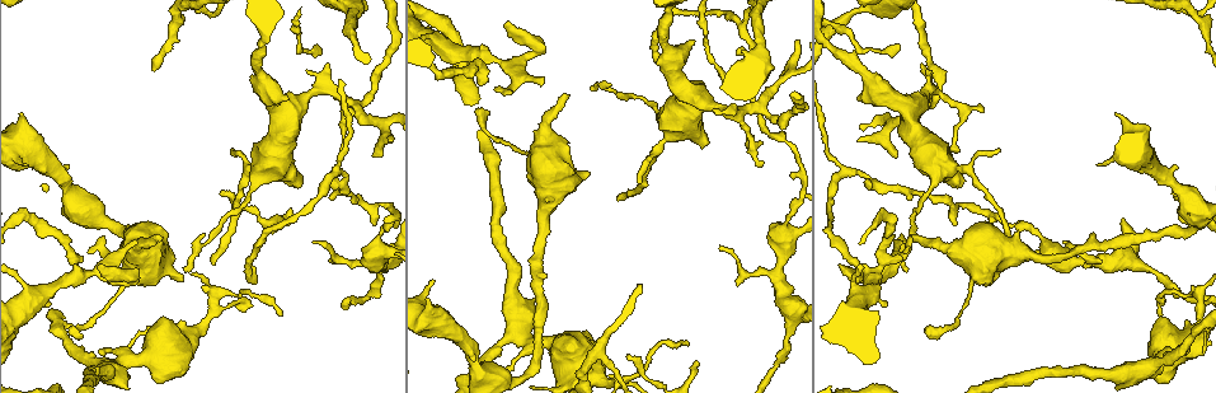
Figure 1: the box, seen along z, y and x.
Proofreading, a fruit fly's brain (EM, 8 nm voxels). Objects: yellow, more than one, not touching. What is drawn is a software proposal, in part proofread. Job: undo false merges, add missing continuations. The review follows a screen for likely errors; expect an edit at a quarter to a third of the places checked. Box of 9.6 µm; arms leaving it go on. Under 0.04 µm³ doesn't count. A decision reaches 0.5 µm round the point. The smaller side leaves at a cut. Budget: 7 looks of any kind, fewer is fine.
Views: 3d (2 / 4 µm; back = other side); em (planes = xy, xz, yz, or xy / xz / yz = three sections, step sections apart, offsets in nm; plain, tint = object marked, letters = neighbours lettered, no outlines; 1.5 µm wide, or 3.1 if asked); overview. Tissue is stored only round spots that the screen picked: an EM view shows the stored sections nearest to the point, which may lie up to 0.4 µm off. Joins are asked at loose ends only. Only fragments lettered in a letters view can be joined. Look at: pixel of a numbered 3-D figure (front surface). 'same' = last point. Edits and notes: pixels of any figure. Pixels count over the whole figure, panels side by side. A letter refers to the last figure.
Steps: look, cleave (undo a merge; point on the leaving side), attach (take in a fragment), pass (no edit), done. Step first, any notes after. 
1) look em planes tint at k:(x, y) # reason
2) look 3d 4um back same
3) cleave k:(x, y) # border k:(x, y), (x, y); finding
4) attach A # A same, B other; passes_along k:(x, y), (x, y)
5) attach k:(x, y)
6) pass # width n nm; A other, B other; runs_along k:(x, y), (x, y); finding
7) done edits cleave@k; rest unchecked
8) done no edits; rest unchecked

look 3d 4um at 1:(213, 264) # an open end

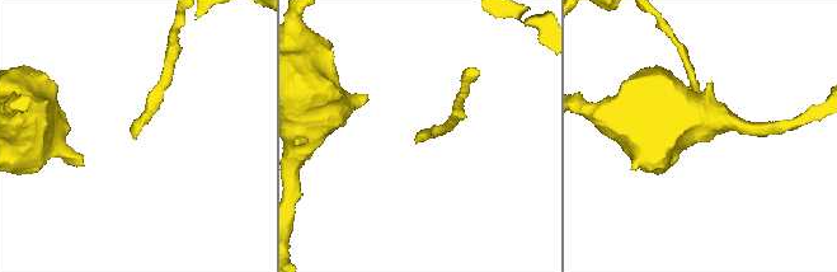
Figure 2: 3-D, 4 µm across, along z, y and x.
look em planes letters at 2:(131, 134)

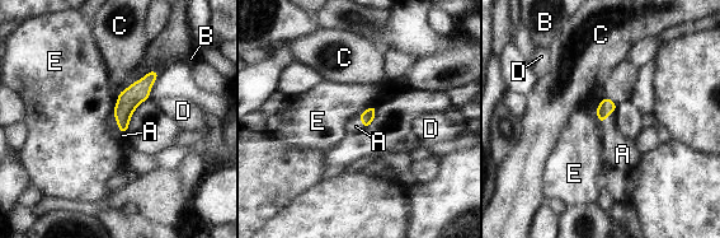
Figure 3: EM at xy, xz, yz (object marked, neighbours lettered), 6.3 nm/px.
attach A # A same, B other, C other, D other, E other; the cell continues

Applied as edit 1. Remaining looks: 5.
look overview # redraw

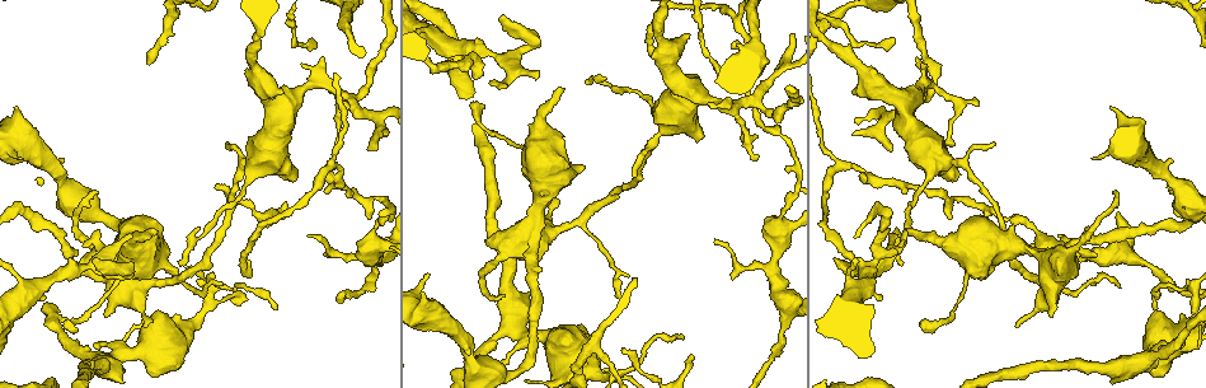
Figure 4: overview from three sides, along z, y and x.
look em planes plain at 4:(1053, 316) # branch stops here

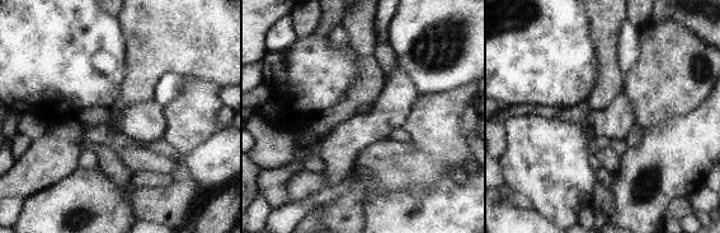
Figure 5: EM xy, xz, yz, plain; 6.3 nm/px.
look em planes letters same

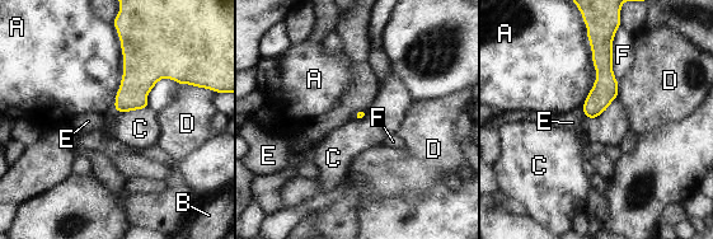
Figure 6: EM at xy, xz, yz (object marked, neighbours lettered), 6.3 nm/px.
pass # longest_contact A 480 nm; A other, B other, C other, D other, E other, F other; no lettered fragment goes on from it

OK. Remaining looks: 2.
look em xy step 4 letters at 4:(95, 192) # end of a long branch

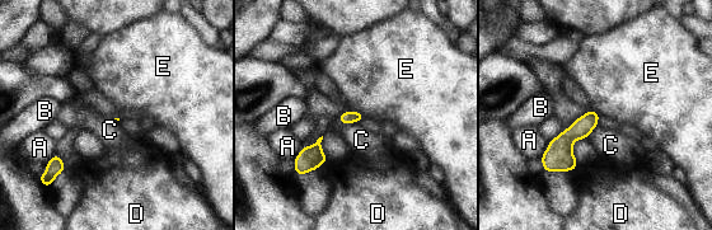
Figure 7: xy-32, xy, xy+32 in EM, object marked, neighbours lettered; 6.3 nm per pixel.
pass # A other, B other, C other, D other, E other; border 7:(338, 116), (341, 122), (356, 122); none of them fits

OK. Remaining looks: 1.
done edits attach@3; rest unchecked

